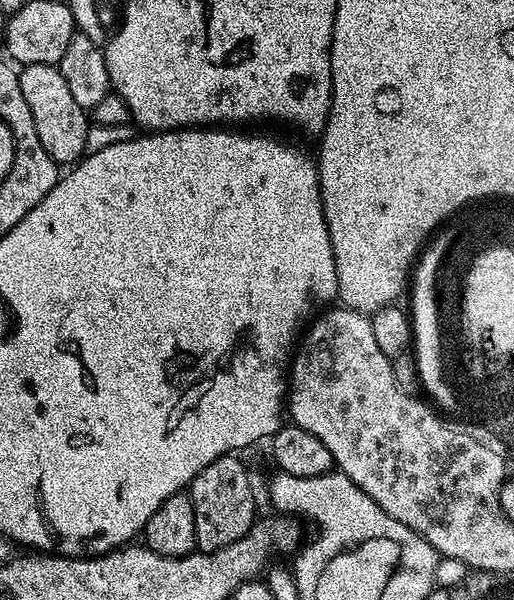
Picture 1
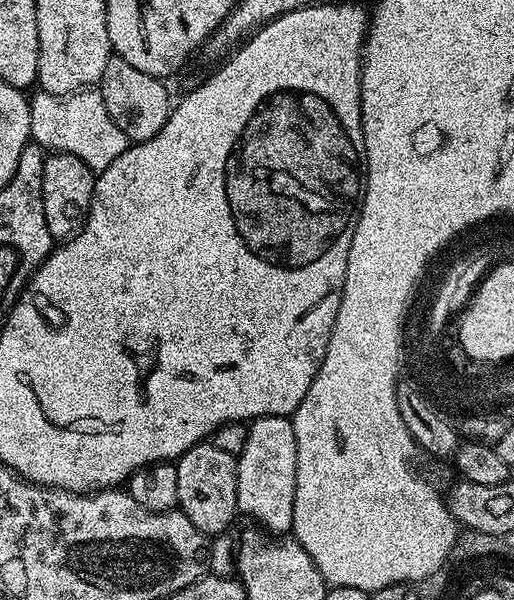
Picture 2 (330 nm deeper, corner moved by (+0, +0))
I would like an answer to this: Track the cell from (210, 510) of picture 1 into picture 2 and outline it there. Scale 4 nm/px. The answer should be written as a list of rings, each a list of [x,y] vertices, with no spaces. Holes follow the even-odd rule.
[[[210,442],[195,444],[186,454],[175,461],[178,470],[178,508],[194,522],[197,530],[205,537],[212,538],[224,532],[238,516],[238,474],[236,473],[237,457],[218,450]]]

